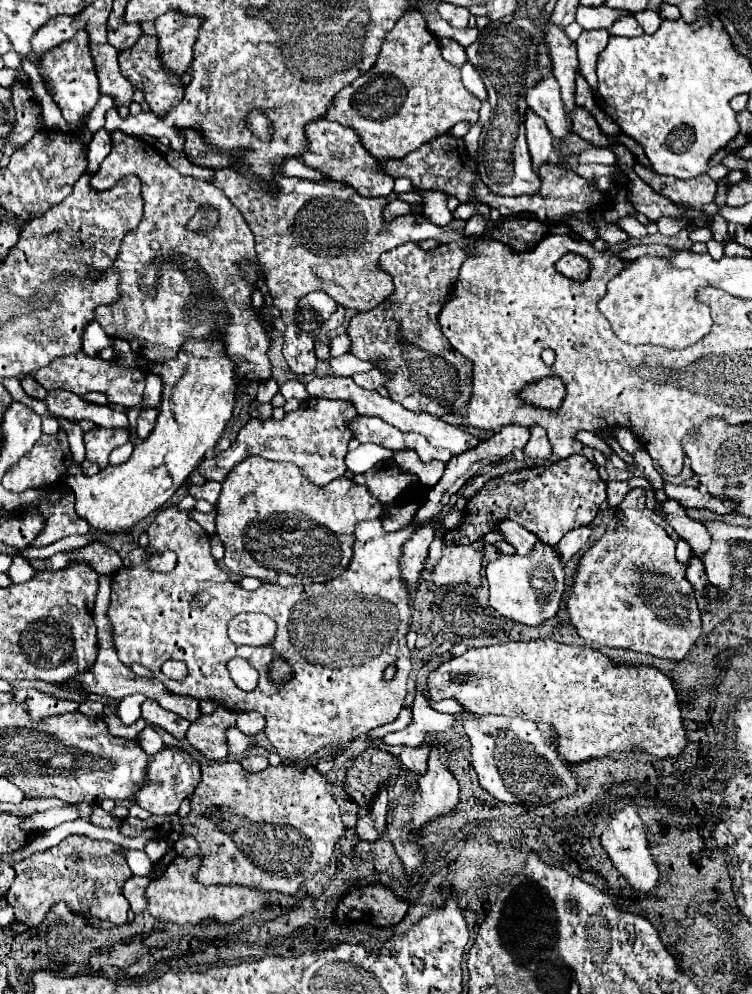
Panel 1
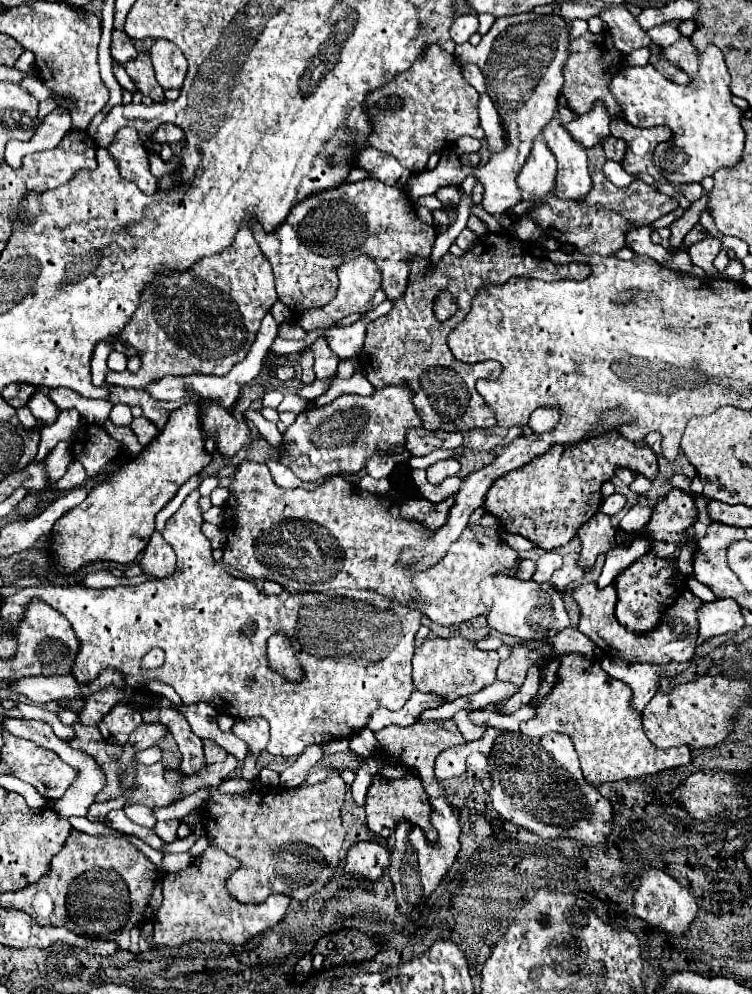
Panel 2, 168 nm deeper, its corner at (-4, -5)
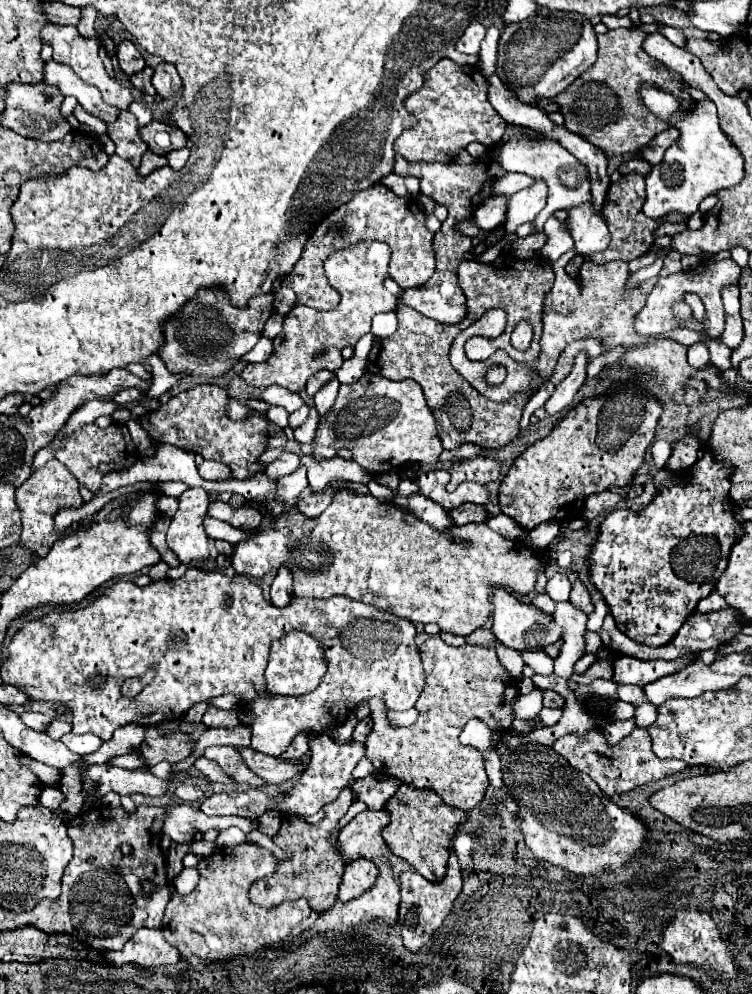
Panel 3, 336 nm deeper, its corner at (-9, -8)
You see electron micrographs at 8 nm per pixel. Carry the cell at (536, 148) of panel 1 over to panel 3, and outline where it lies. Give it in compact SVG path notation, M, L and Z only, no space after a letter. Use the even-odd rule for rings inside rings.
M534 180L534 186L520 190L508 198L508 212L504 220L504 232L516 234L516 228L524 222L530 222L544 208L548 188L544 180Z

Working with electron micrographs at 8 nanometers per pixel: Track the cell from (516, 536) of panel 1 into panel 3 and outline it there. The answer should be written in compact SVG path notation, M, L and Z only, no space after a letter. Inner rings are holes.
M554 574L554 576L548 580L546 594L548 594L554 602L564 602L564 600L568 600L570 590L572 590L572 588L570 588L568 576L566 576L566 574Z

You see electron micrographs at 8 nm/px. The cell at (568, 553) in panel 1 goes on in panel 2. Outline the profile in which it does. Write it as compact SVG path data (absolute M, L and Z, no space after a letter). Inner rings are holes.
M581 553L563 555L563 565L551 577L551 583L559 591L573 589L575 585L581 585L587 581L587 567L583 567L579 561L581 561Z

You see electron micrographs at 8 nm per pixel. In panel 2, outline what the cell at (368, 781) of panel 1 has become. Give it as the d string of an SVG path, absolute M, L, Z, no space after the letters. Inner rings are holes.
M381 773L373 775L369 791L367 791L367 799L365 799L365 811L367 811L367 827L383 839L387 839L393 833L399 819L409 819L411 825L421 827L429 841L435 841L435 837L437 837L435 835L437 831L429 823L429 813L431 813L429 797L423 791L419 777L415 777L415 775L403 777L403 779L385 779Z

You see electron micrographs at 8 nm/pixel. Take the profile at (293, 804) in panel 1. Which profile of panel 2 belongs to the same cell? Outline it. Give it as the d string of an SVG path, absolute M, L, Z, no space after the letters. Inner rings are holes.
M323 767L329 775L317 785L277 789L269 795L263 787L245 793L221 793L217 787L209 787L209 801L205 809L213 809L213 817L207 817L205 835L213 841L213 847L239 857L241 867L227 877L227 891L241 903L261 903L273 893L305 901L309 895L319 891L335 873L341 861L341 847L345 839L345 827L341 823L341 805L345 797L345 781L333 767Z

